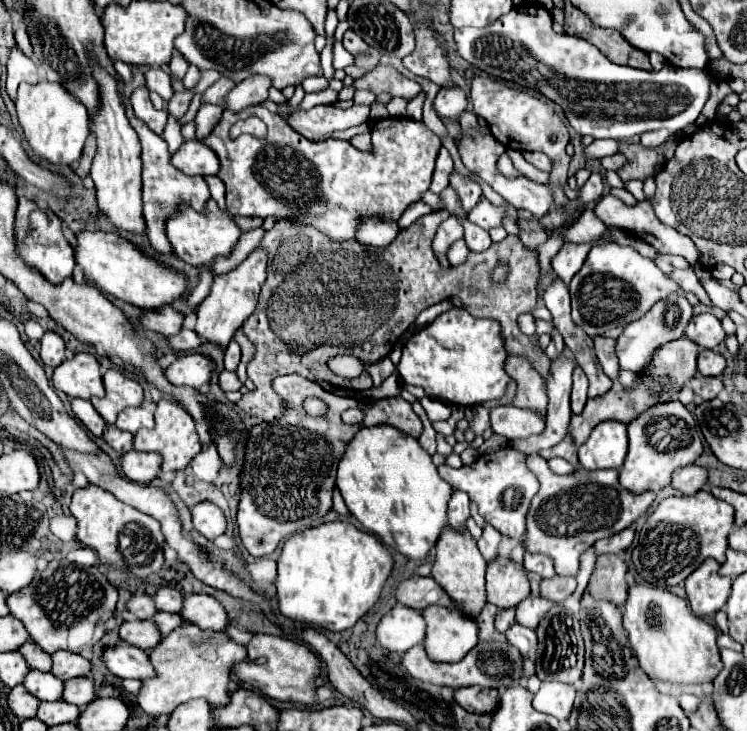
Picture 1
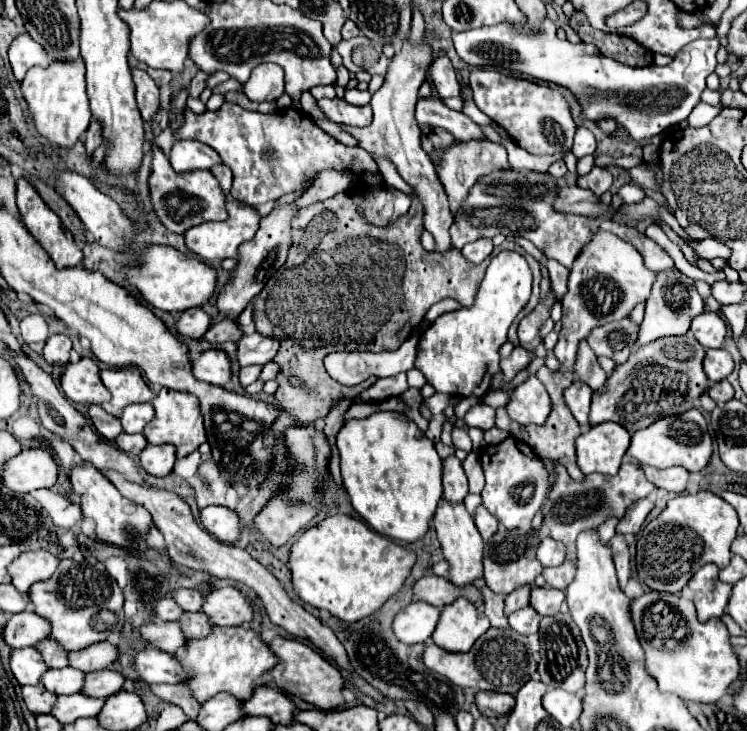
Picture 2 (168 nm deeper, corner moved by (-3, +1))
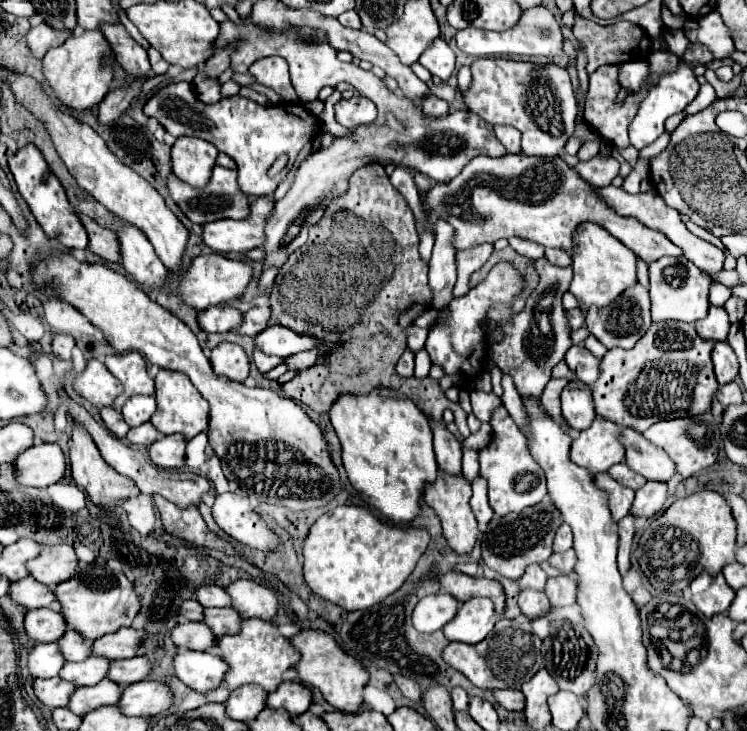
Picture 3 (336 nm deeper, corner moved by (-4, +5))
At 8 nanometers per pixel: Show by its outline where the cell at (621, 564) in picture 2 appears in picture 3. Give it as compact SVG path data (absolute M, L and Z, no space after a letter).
M625 516L619 520L619 572L621 576L625 576L629 572L629 554L631 554L631 540L633 540L633 516Z

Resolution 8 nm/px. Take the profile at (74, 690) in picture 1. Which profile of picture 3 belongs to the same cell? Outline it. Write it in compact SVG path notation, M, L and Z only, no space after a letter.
M135 656L135 658L129 658L129 660L113 660L109 664L107 680L119 684L119 688L125 688L133 682L147 678L149 668L153 668L153 664L145 656Z

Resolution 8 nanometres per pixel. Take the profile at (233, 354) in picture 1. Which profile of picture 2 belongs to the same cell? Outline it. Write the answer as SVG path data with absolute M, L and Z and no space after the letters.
M258 332L246 334L238 342L238 362L240 366L250 366L250 364L268 364L276 352L278 352L280 340L262 336Z

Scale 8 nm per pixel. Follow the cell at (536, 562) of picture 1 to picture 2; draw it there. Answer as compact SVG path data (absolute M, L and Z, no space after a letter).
M544 538L540 548L538 548L538 560L542 562L544 568L548 566L560 566L566 560L566 548L558 540Z

